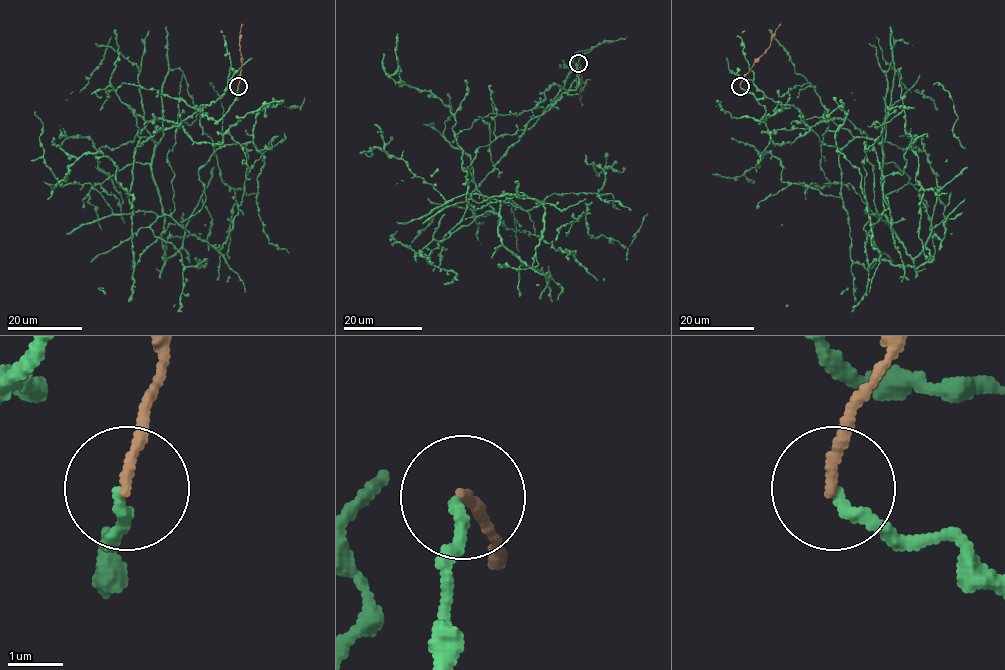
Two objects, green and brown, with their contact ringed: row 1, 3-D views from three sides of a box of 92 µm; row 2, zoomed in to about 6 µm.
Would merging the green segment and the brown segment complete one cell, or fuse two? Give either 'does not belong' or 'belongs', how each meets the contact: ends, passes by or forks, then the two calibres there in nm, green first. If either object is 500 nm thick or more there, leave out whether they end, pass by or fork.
does not belong; green ends; brown ends; calibres 220 and 190 nm

